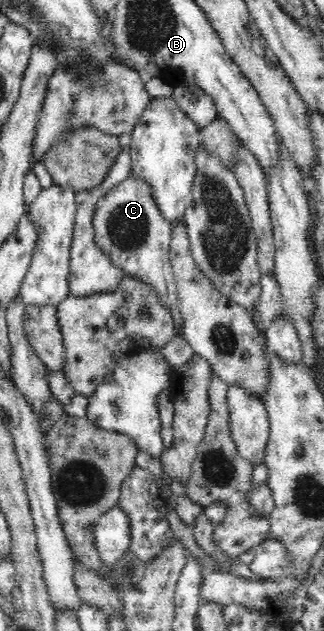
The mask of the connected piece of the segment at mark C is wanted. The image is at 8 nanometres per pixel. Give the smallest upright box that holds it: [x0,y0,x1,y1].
[93,174,184,334]

